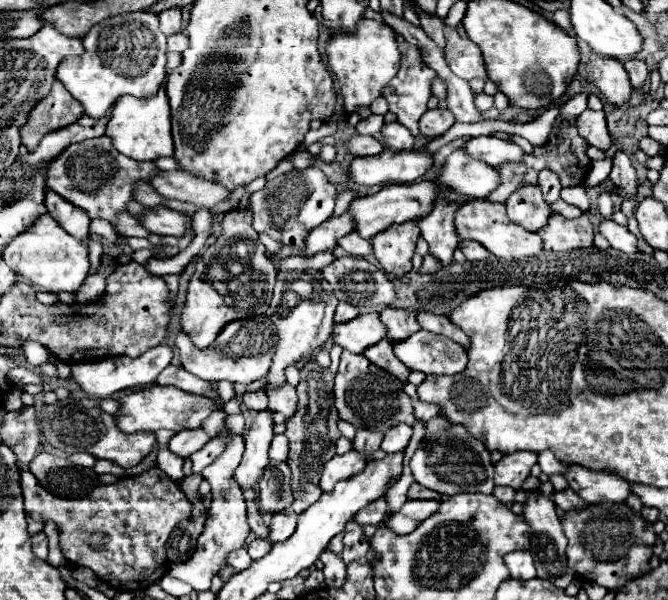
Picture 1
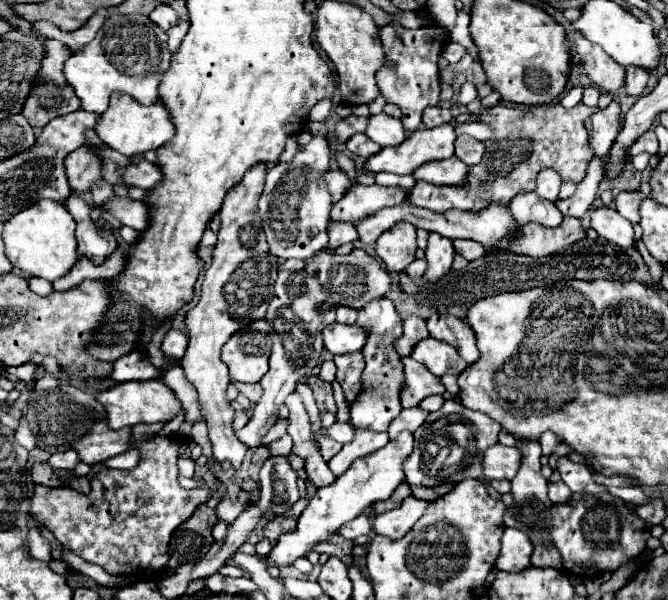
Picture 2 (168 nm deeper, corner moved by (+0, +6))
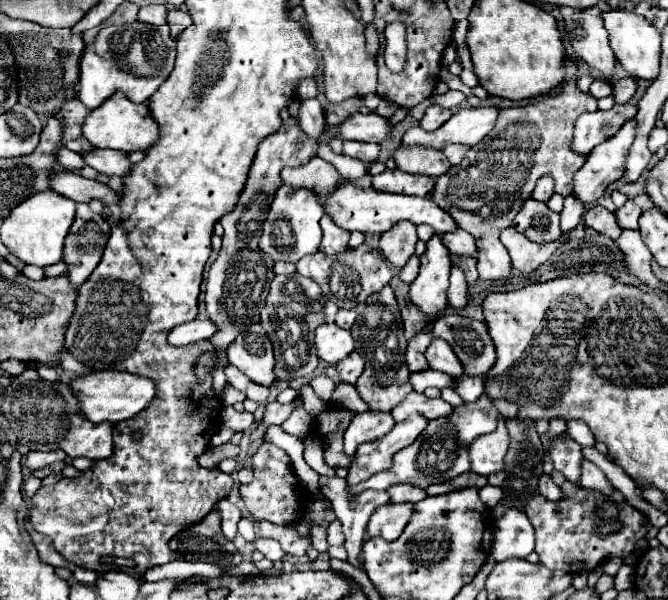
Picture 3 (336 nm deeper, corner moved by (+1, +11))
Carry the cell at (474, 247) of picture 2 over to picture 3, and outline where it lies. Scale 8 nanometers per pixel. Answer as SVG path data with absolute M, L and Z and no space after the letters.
M454 230L454 232L448 232L448 234L442 234L442 242L444 242L444 246L448 248L450 254L474 256L474 252L476 252L476 242L464 230Z

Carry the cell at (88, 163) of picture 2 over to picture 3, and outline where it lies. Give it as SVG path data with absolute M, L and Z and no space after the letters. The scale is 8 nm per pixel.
M64 146L58 148L56 160L58 160L58 164L60 164L64 170L70 170L70 172L78 172L78 170L84 166L82 156L76 154L76 152L72 152L72 150L68 150L68 148L64 148Z

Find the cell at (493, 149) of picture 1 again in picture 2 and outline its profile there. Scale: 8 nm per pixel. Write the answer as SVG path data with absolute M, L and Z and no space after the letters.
M459 135L455 139L455 155L467 165L477 165L485 155L485 143L467 135Z

